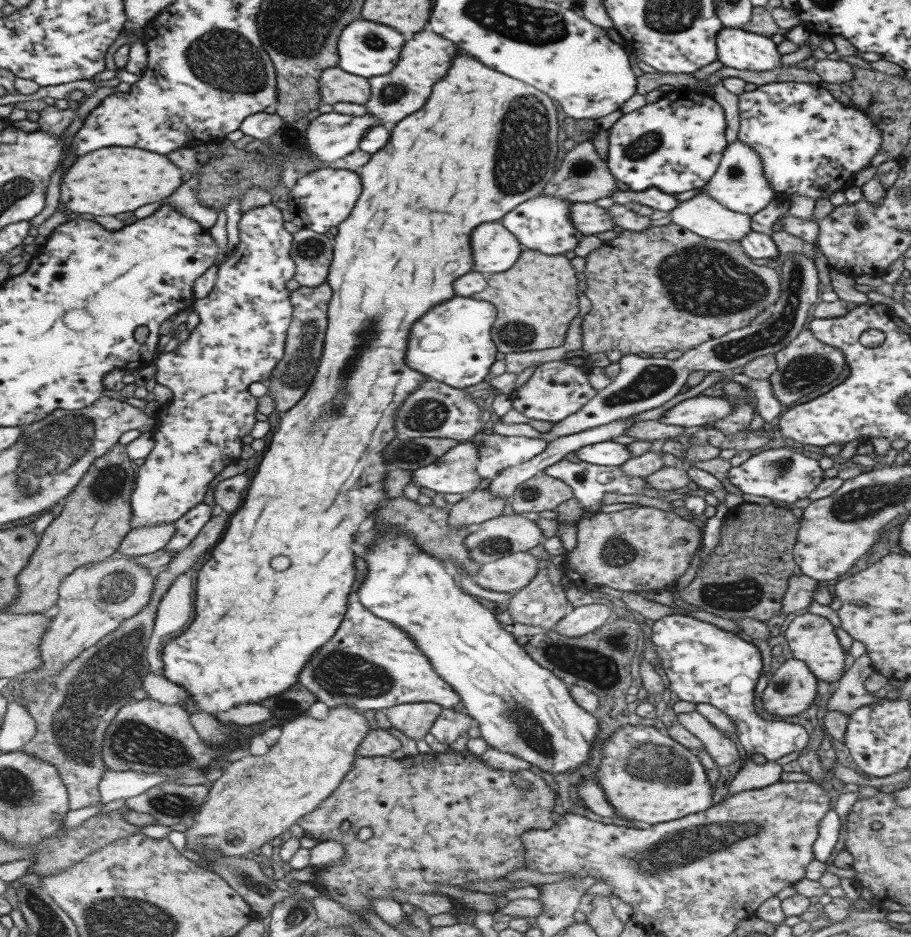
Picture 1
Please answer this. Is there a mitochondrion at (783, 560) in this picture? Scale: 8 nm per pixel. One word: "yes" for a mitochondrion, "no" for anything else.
no

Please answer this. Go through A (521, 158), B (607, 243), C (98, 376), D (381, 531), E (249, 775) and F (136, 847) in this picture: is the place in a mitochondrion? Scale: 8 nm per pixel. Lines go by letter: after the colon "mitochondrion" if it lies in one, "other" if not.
A: mitochondrion
B: other
C: other
D: other
E: mitochondrion
F: other

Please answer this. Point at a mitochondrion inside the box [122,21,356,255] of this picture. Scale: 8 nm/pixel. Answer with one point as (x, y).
(226, 60)

